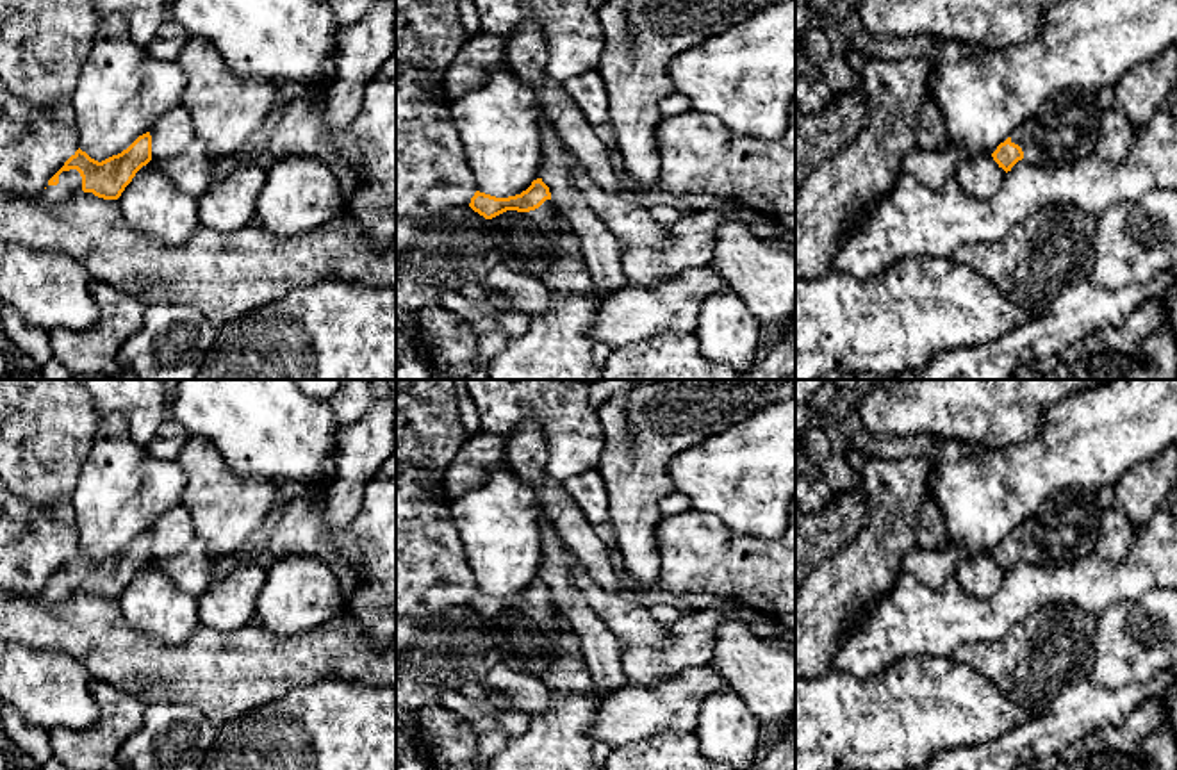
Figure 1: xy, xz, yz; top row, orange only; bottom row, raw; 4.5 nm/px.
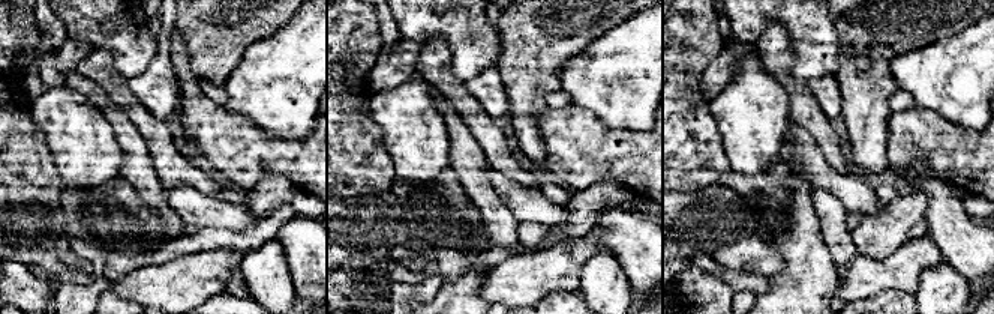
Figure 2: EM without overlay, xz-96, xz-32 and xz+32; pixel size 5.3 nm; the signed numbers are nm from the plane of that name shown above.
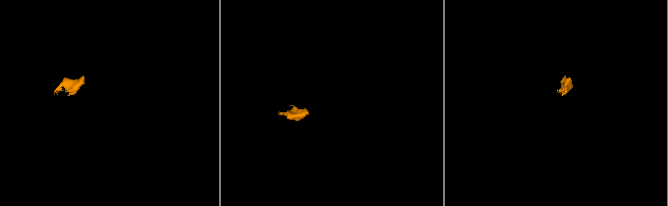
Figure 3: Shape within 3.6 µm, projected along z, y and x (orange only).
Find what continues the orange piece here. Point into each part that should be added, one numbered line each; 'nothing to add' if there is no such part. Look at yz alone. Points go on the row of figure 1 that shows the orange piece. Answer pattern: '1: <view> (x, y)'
1: yz (1065, 129)

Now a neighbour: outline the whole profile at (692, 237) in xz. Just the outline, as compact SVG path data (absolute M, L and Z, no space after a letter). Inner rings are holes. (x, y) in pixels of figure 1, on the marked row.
M692 210L667 228L671 242L663 248L628 248L622 273L628 285L651 289L669 282L685 269L712 266L713 241L724 219L722 210Z

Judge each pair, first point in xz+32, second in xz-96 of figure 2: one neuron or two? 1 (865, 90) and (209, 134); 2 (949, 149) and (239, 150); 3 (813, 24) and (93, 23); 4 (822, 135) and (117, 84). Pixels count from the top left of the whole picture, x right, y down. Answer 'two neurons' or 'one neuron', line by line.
1: two neurons
2: one neuron
3: one neuron
4: one neuron

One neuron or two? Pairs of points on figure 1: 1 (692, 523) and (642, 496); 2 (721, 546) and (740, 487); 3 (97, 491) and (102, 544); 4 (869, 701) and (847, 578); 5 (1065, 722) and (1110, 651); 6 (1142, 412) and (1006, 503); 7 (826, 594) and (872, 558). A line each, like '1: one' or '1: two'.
1: two
2: two
3: one
4: two
5: two
6: one
7: one

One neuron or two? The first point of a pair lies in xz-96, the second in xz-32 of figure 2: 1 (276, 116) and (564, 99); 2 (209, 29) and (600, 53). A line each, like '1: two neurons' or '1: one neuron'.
1: two neurons
2: two neurons

